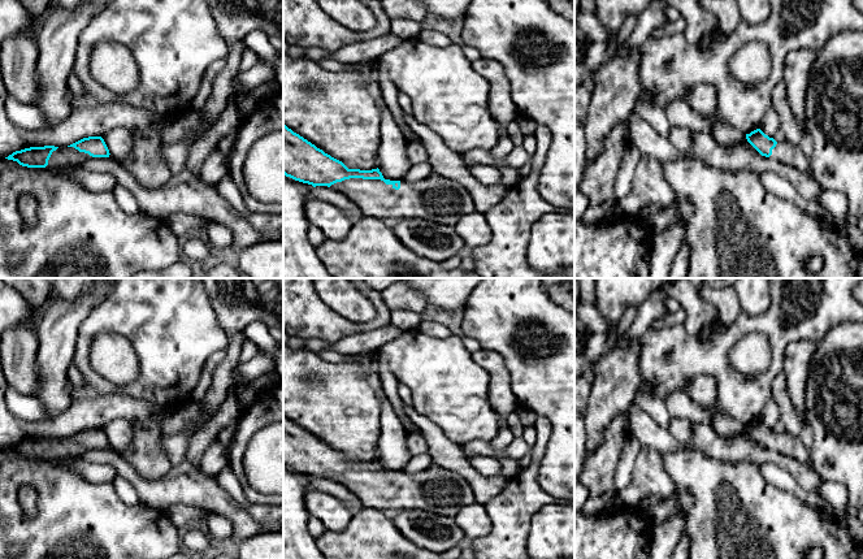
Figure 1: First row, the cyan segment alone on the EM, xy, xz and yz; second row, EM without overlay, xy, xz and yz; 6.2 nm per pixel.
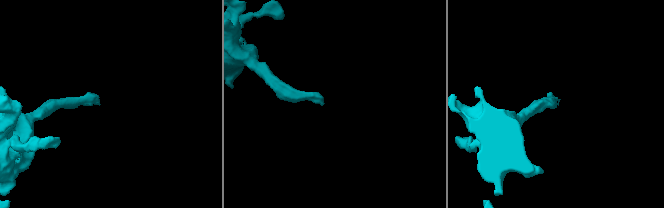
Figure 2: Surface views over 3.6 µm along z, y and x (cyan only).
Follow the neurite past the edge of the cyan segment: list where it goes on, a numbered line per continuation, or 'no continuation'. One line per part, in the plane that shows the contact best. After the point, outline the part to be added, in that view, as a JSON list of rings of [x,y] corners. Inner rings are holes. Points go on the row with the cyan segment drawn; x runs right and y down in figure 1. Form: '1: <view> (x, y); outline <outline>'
1: xz (436, 198); outline [[[432,173],[419,182],[400,181],[400,188],[386,185],[381,179],[350,178],[330,186],[333,190],[347,195],[364,213],[383,218],[424,218],[447,226],[455,226],[459,220],[476,212],[474,202],[468,191],[454,179]]]

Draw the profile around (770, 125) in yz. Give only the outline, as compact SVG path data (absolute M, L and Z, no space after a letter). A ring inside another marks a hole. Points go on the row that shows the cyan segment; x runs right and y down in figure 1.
M769 107L764 114L760 124L760 130L769 138L773 138L773 135L780 130L780 117L773 107Z

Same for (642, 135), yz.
M634 110L629 114L630 142L642 155L649 155L659 160L684 161L690 160L685 151L673 147L669 139L663 138L647 121L641 118Z

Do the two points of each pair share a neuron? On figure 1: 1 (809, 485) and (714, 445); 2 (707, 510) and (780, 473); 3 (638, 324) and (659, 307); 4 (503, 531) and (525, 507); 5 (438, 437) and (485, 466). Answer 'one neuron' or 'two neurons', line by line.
1: one neuron
2: two neurons
3: one neuron
4: one neuron
5: two neurons

